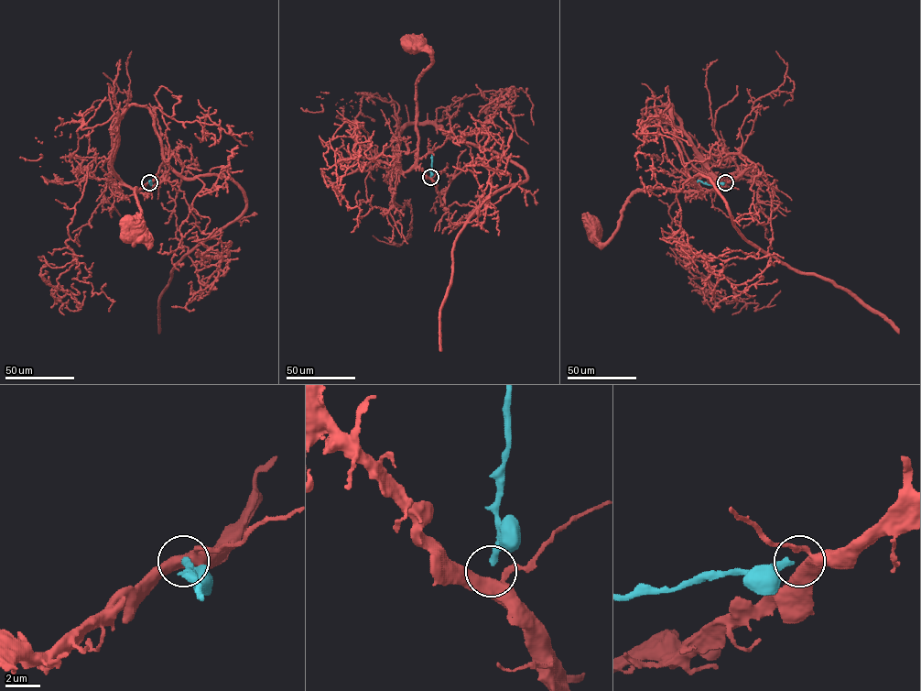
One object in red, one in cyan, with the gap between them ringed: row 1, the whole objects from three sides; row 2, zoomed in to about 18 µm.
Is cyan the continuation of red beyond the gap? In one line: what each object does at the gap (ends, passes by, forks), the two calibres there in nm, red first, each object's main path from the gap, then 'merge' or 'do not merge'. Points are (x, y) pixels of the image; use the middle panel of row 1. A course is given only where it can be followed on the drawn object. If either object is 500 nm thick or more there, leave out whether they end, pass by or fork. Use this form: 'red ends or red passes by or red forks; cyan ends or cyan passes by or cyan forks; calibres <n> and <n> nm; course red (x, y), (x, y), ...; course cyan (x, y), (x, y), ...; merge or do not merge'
red forks; cyan ends; calibres 420 and 360 nm; course red (430, 178), (417, 164), (416, 82), (431, 62), (431, 56), (414, 47); course cyan (430, 177), (430, 149); do not merge

